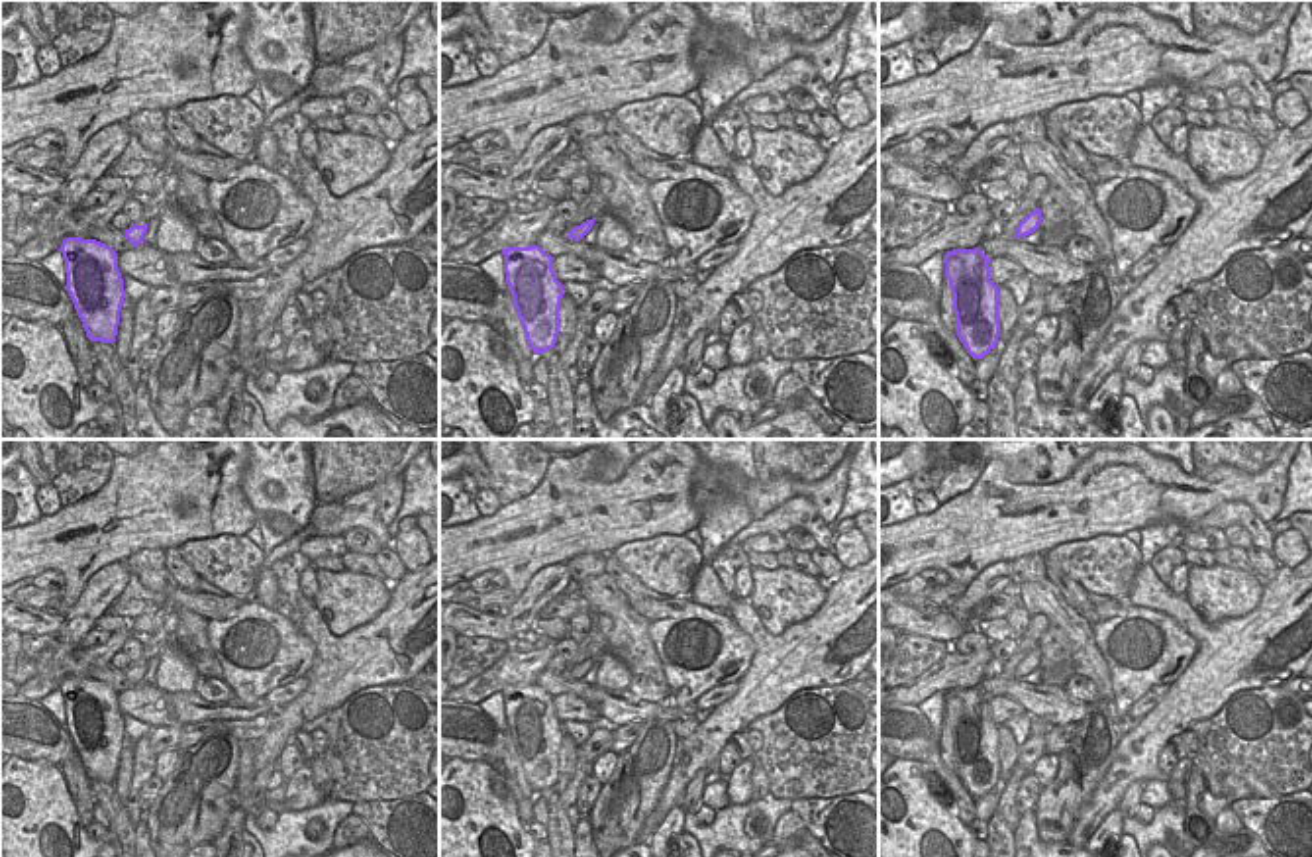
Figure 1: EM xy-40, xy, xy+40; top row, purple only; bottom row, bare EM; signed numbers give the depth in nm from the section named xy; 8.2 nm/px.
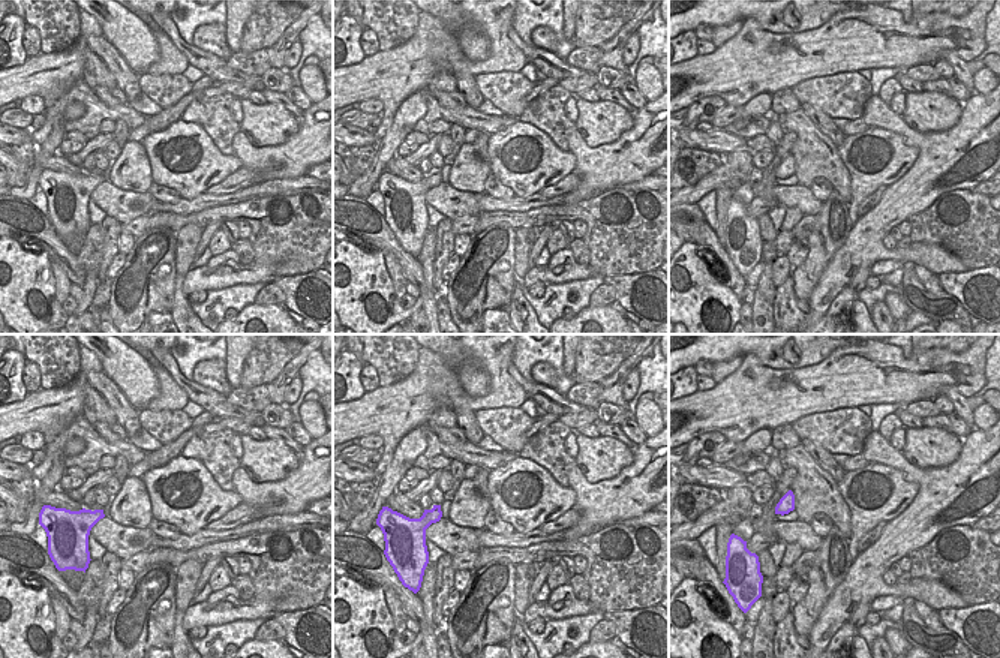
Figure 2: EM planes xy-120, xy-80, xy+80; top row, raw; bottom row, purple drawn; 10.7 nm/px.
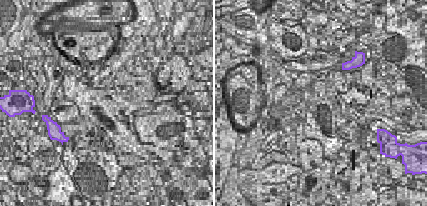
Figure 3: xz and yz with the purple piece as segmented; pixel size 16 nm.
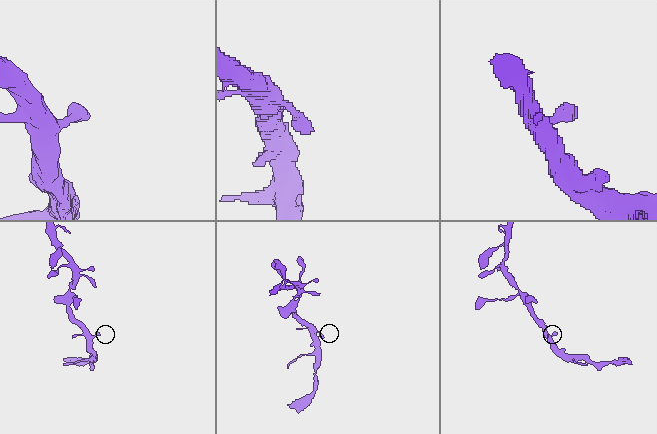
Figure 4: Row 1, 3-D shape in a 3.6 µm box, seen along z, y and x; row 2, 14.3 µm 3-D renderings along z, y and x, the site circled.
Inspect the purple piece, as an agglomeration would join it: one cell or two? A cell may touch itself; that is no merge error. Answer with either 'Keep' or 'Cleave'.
Keep

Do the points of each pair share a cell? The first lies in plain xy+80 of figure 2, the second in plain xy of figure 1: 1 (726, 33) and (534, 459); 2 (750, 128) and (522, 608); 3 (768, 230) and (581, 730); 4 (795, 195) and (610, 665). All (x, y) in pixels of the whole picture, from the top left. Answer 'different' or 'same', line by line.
1: same
2: different
3: different
4: different

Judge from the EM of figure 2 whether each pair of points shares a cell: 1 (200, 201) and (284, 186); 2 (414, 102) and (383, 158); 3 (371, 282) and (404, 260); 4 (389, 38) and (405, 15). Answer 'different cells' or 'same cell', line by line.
1: same cell
2: same cell
3: different cells
4: same cell

